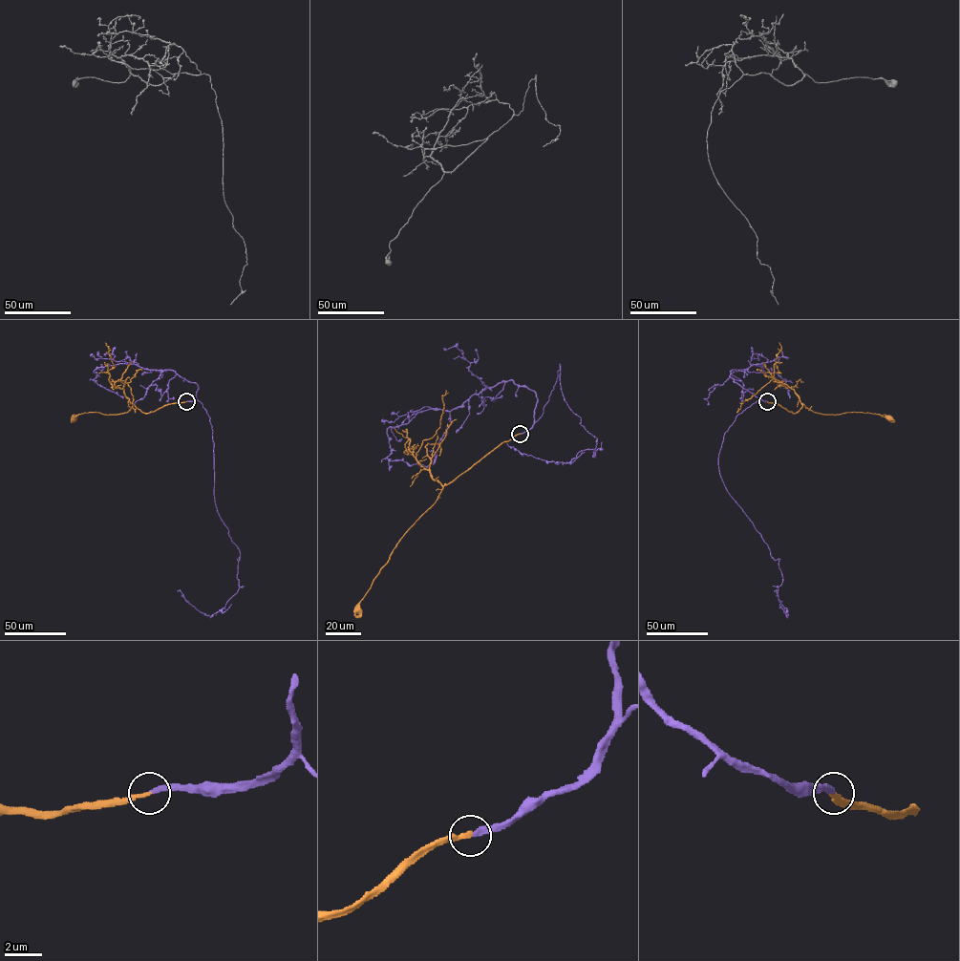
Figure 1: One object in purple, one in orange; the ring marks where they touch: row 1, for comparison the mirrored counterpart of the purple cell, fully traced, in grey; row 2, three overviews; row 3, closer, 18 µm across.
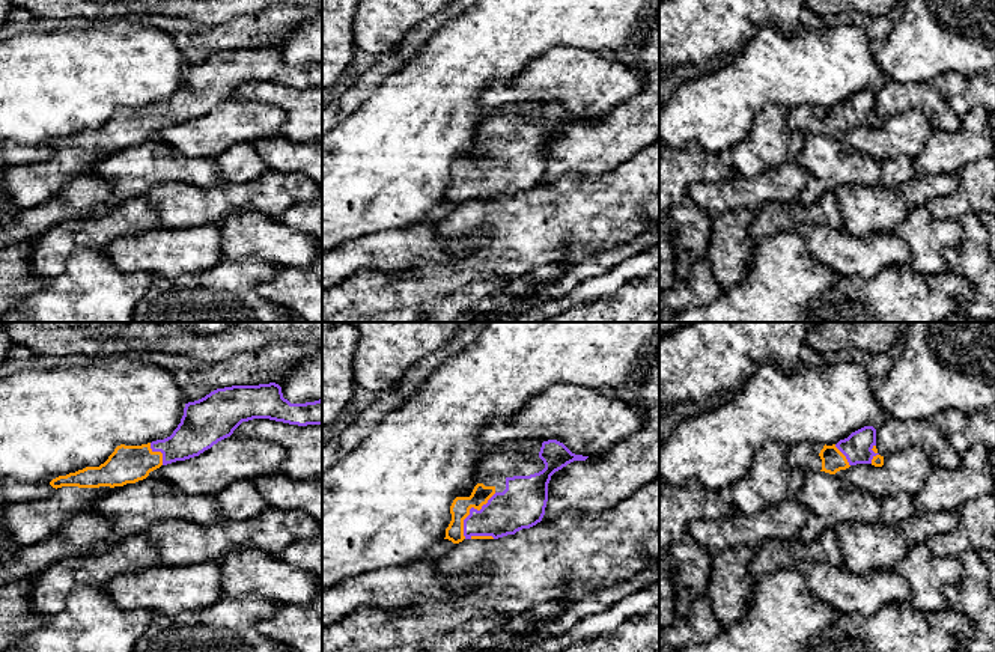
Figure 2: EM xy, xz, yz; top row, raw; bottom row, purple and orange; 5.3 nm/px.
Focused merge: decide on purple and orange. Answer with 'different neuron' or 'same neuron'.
same neuron

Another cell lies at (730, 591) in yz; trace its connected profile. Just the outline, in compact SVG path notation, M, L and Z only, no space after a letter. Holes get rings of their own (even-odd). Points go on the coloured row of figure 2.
M736 545L712 554L707 596L720 623L727 628L744 619L756 587L750 574L756 550Z

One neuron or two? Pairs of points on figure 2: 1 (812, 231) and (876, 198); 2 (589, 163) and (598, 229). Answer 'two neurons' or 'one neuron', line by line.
1: two neurons
2: two neurons

